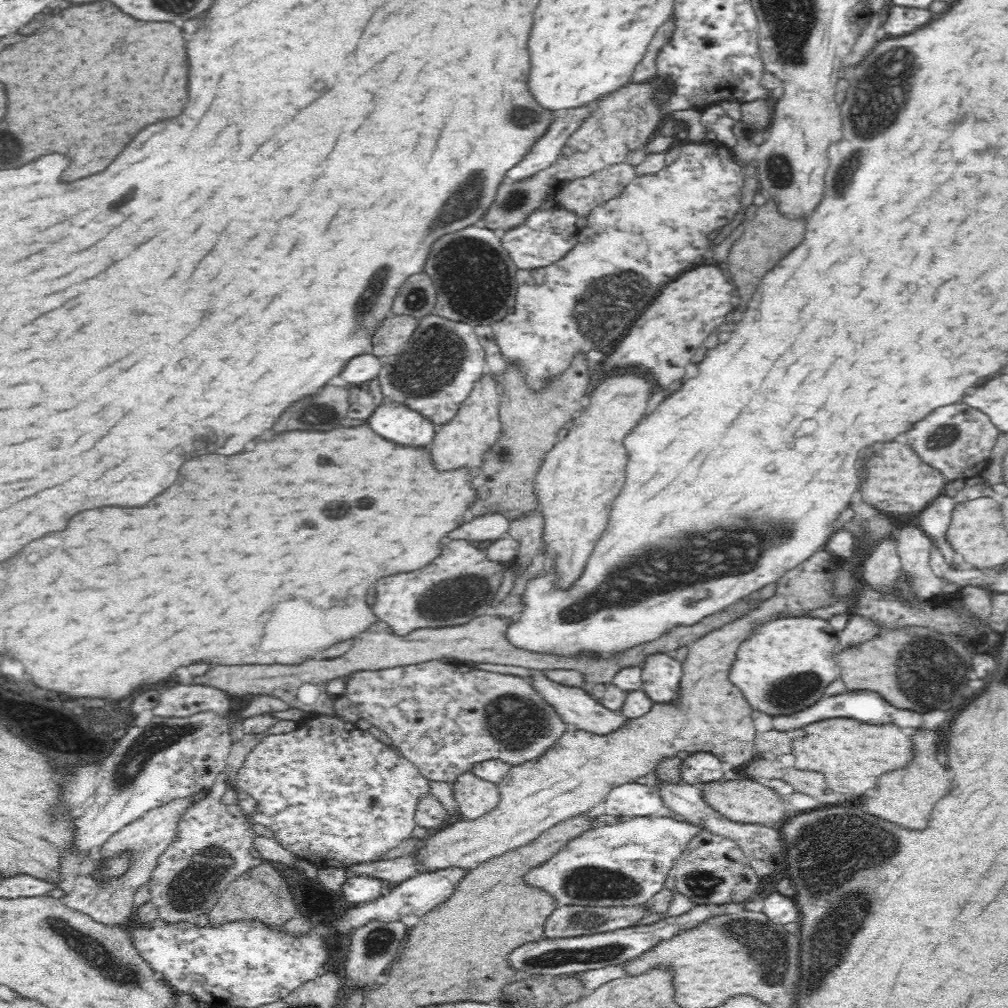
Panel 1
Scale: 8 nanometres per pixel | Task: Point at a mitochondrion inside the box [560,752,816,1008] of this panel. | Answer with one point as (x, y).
(771, 958)

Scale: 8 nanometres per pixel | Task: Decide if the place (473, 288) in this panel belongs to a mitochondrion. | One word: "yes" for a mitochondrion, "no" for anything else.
yes

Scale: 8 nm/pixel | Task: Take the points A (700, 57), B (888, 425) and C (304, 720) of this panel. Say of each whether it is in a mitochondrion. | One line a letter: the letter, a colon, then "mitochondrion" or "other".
A: other
B: other
C: other

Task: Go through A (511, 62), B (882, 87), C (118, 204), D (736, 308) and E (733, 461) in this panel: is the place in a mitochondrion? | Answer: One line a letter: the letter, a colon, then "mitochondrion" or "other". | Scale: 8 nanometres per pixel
A: other
B: mitochondrion
C: other
D: other
E: other

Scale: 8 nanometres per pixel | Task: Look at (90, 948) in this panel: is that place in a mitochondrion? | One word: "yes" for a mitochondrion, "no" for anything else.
yes

